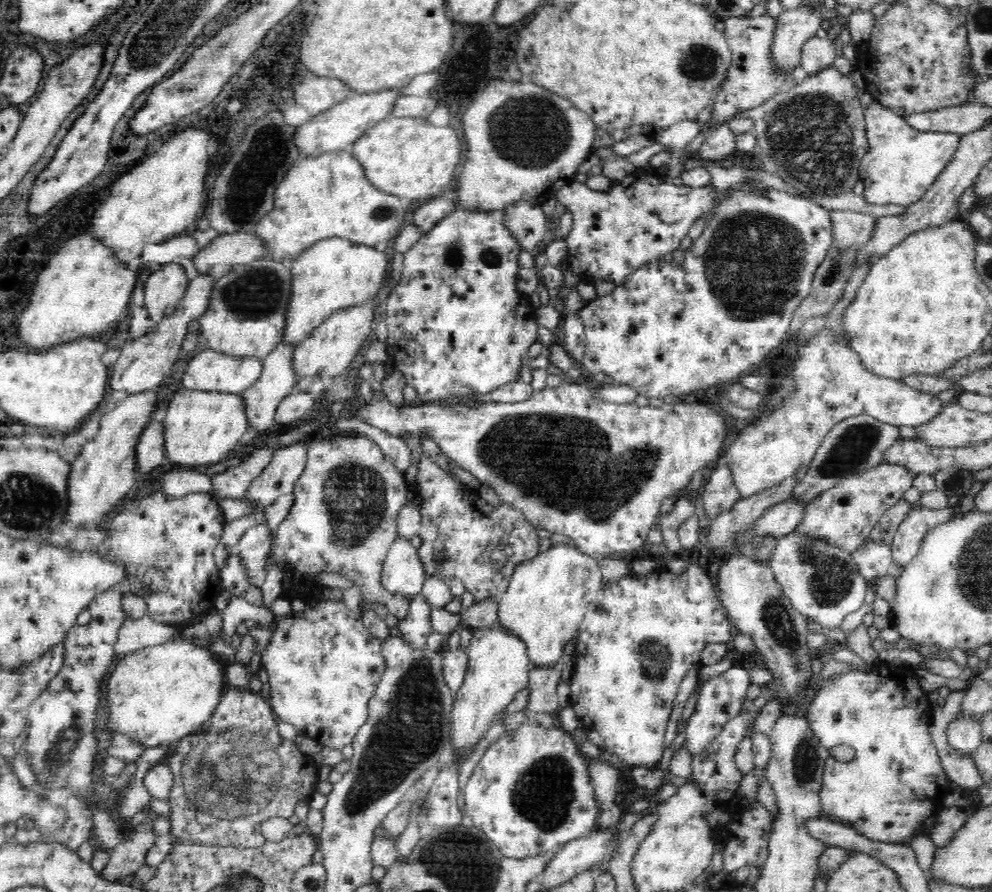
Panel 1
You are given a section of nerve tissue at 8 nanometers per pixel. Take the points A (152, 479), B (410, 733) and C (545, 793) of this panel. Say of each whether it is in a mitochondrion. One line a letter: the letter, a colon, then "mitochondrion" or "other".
A: other
B: mitochondrion
C: mitochondrion

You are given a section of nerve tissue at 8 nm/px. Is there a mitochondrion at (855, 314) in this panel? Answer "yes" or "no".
no

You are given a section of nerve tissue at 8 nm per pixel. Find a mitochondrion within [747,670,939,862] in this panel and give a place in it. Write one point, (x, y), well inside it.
(806, 763)

